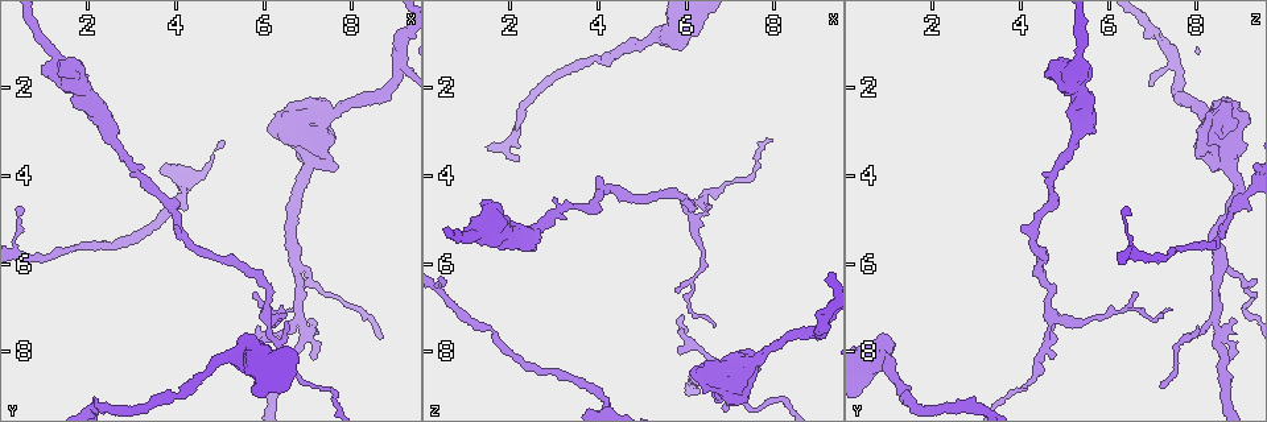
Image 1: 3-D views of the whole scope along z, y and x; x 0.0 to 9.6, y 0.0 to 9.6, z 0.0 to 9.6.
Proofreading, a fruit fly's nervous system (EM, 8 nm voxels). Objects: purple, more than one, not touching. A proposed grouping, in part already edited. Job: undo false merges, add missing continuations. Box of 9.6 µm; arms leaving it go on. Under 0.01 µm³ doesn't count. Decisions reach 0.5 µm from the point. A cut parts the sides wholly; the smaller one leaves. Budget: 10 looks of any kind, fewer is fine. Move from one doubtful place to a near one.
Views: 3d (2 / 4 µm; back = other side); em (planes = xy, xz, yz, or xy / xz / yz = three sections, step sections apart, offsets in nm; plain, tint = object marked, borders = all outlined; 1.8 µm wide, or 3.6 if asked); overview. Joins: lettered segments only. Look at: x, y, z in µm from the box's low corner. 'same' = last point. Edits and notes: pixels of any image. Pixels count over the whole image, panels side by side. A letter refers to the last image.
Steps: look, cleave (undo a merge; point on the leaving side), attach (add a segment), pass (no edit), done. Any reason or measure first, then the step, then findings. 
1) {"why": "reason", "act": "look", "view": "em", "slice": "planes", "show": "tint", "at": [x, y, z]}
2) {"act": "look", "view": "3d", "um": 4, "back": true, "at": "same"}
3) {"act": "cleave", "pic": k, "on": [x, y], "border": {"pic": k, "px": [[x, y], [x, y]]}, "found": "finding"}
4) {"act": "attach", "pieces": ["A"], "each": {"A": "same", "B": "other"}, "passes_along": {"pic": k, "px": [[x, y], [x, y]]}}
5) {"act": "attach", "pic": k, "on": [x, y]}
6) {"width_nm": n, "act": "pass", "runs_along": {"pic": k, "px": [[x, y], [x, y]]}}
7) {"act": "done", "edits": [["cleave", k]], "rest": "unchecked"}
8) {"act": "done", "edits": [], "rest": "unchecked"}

{"why": "sudden change in width", "act": "look", "view": "3d", "um": 4, "at": [1.30, 1.40, 5.25]}

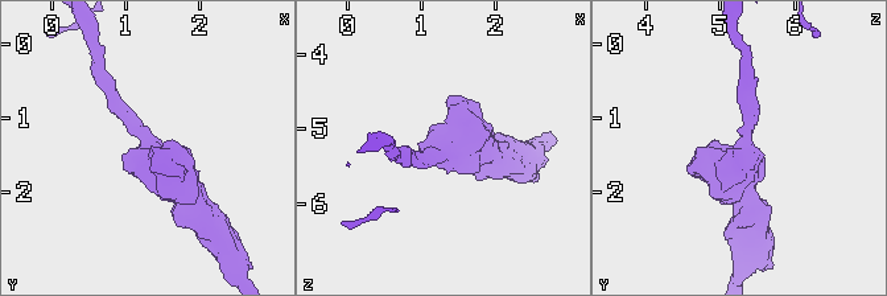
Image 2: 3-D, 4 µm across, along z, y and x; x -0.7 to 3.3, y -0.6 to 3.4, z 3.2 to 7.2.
{"arm_widths_nm": [160, 500], "why": "need the tissue", "act": "look", "view": "em", "slice": "xy", "step": 16, "show": "borders", "at": [1.35, 1.45, 5.35]}

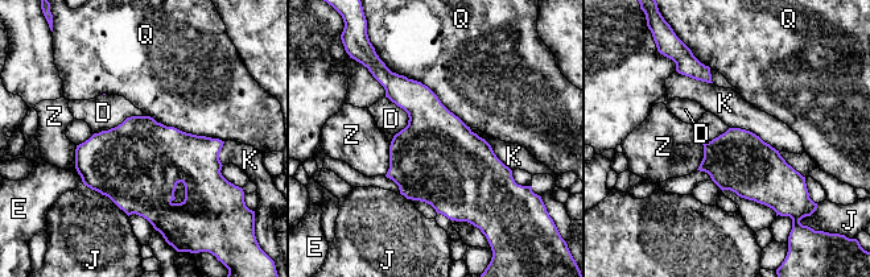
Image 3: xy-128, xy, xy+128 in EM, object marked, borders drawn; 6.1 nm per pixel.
{"act": "pass", "each": {"D": "other", "E": "other", "J": "other", "K": "other", "Q": "other", "Z": "other"}, "border": {"pic": 3, "px": [[469, 128], [481, 136], [511, 170]]}, "found": "all the same cell"}

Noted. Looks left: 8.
{"why": "abrupt turn", "act": "look", "view": "em", "slice": "yz", "step": 8, "show": "tint", "at": [6.00, 7.20, 4.65]}

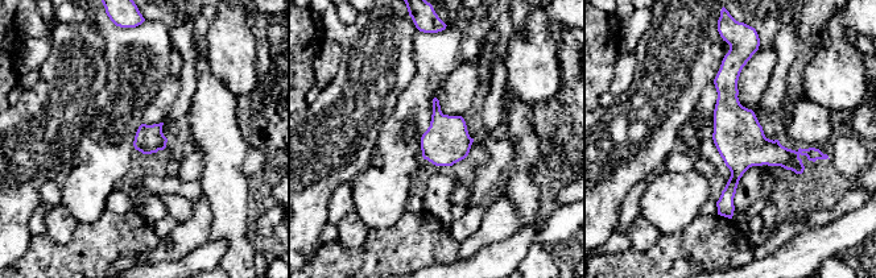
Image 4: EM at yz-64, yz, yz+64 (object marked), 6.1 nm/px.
{"act": "look", "view": "em", "slice": "planes", "show": "borders", "at": "same"}

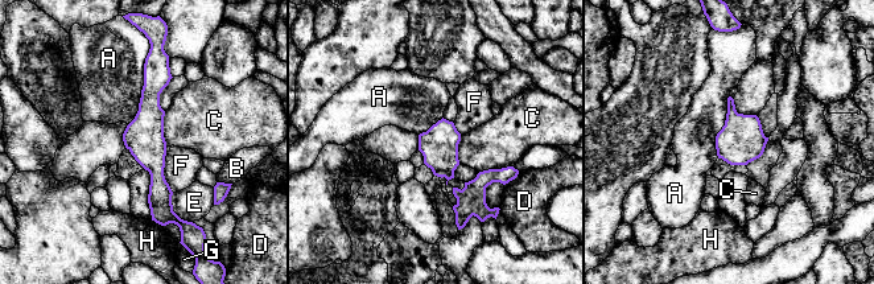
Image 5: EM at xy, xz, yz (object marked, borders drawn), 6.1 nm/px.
{"longest_contact_nm": ["A", 500], "act": "pass", "each": {"A": "other", "B": "other", "C": "other", "D": "other", "E": "other", "F": "other", "G": "other", "H": "other"}, "found": "one cell here"}

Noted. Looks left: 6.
{"why": "calibre changes", "act": "look", "view": "3d", "um": 4, "at": [7.20, 3.30, 8.40]}

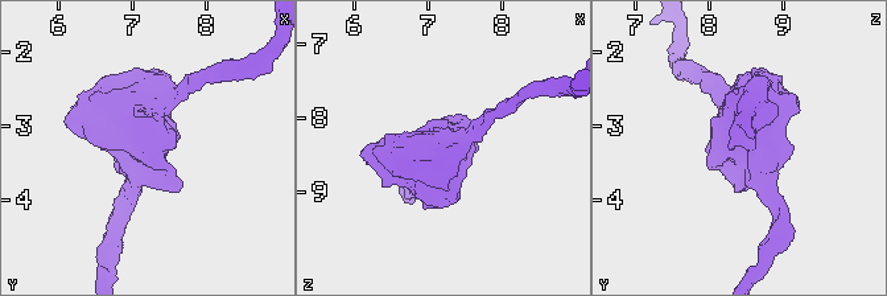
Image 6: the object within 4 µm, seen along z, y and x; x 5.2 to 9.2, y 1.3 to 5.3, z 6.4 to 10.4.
{"act": "look", "view": "em", "um": 3.6, "slice": "planes", "show": "borders", "at": [7.20, 3.30, 8.45]}

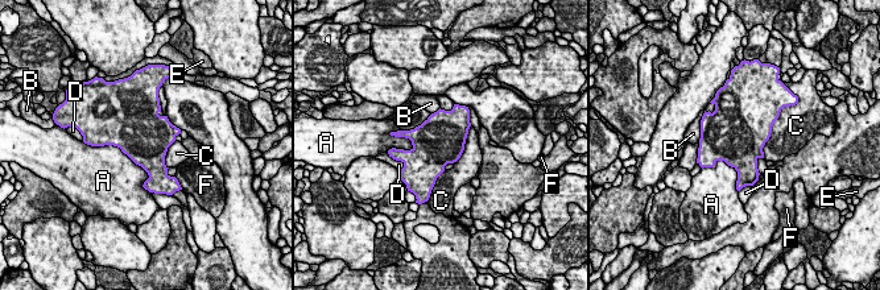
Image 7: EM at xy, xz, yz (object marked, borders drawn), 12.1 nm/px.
{"width_nm": 600, "act": "pass", "each": {"A": "other", "B": "other", "C": "other", "D": "other", "E": "other", "F": "other"}, "border": {"pic": 7, "px": [[100, 145], [137, 164], [149, 191]]}, "found": "continuous, no second cell"}

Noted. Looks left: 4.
{"why": "three arms meet", "act": "look", "view": "em", "slice": "planes", "show": "borders", "at": [7.20, 7.30, 8.80]}

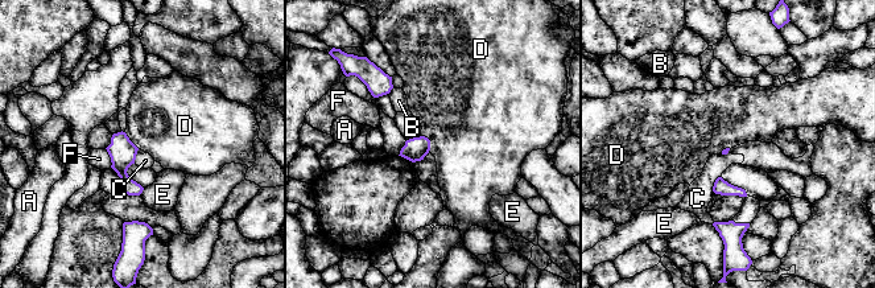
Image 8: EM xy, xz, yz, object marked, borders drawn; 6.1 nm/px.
{"longest_contact_nm": ["F", 120], "act": "pass", "each": {"A": "other", "B": "other", "C": "other", "D": "other", "E": "other", "F": "other"}, "found": "no lettered segment goes on from it"}

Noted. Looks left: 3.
{"act": "done", "edits": [], "rest": "unchecked"}

